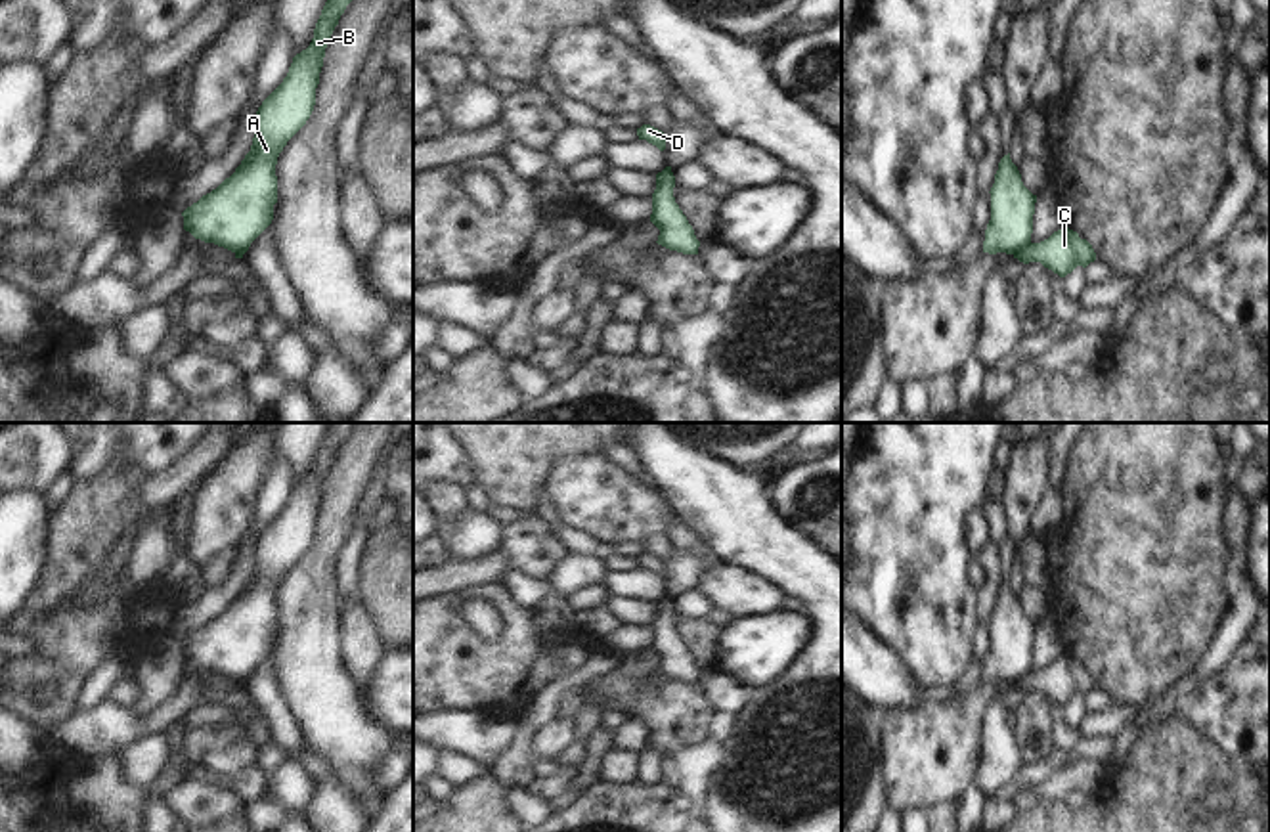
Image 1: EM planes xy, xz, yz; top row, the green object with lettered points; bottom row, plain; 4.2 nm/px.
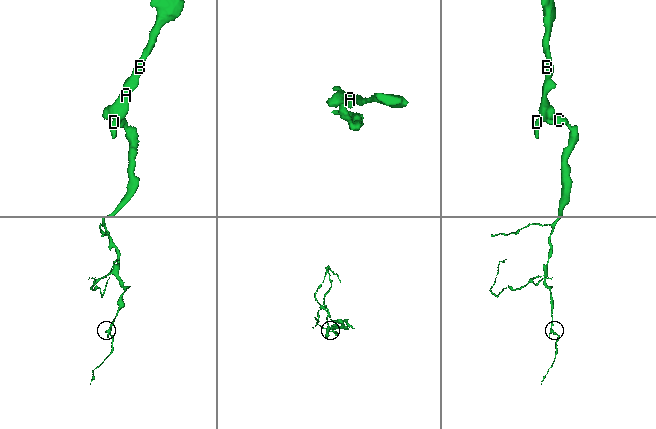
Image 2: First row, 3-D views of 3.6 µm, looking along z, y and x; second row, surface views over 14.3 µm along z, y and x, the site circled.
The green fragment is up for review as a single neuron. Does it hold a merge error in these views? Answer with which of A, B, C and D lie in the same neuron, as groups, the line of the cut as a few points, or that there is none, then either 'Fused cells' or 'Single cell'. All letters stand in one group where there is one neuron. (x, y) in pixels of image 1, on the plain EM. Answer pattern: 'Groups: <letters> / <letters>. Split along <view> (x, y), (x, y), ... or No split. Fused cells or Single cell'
Groups: A B D / C. Split along yz (1029, 670), (1014, 683). Fused cells

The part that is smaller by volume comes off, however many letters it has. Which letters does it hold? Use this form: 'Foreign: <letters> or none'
Foreign: C

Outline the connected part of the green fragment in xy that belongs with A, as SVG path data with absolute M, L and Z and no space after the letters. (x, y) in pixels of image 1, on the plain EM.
M327 423L310 474L293 486L283 511L256 539L251 580L230 606L182 641L184 658L195 668L245 683L272 652L277 585L314 539L327 471L356 425Z

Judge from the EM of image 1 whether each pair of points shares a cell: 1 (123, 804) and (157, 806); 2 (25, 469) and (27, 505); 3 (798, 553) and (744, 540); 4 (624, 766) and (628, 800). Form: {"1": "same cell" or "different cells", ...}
{"1": "different cells", "2": "different cells", "3": "same cell", "4": "different cells"}

